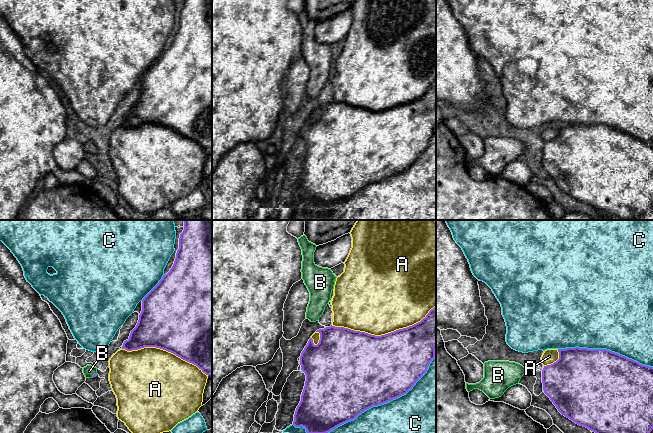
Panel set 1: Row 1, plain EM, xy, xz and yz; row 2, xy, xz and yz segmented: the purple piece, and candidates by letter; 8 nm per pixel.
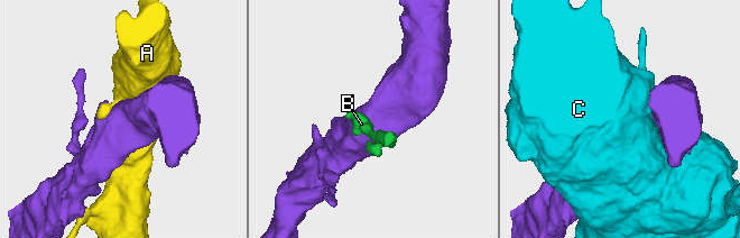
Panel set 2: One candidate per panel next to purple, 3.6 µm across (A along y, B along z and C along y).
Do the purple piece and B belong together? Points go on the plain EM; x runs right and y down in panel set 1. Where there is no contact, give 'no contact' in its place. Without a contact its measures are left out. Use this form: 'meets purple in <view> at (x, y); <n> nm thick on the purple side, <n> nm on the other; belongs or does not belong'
meets purple in xy at (94, 150); 20 nm thick on the purple side, 90 nm on the other; belongs

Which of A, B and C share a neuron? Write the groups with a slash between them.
A / B / C

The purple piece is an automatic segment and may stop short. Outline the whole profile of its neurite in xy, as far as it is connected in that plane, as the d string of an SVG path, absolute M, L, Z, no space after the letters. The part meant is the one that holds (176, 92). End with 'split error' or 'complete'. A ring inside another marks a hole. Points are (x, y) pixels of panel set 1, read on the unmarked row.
M184 0L172 44L143 74L138 99L122 125L132 127L144 123L166 126L196 141L206 151L212 150L212 0Z; complete

